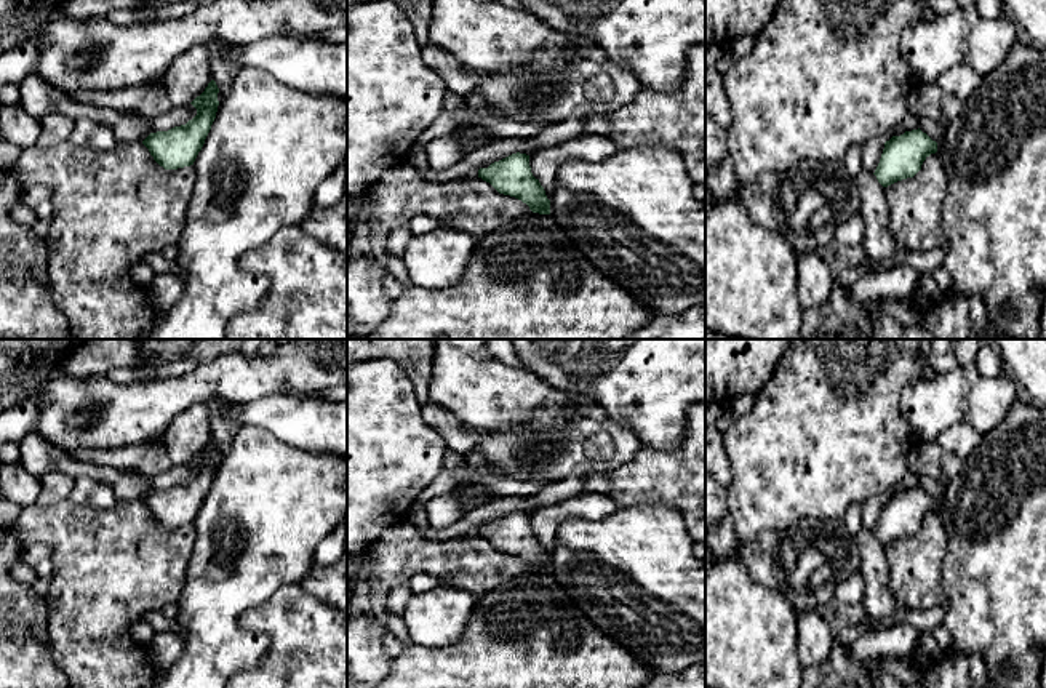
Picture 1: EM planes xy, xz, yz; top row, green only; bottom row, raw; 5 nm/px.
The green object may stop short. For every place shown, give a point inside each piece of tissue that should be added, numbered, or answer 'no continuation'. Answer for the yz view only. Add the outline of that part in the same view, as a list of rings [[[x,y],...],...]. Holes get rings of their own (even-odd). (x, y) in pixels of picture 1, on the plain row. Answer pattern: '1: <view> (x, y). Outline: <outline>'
no continuation

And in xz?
no continuation

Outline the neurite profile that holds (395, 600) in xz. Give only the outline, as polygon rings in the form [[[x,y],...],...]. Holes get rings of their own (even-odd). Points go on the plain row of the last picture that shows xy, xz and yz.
[[[400,587],[385,595],[387,610],[403,618],[406,602],[409,598],[409,592],[406,587]]]

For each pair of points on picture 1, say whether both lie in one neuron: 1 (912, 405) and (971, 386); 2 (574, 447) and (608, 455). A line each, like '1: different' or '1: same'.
1: same
2: same

